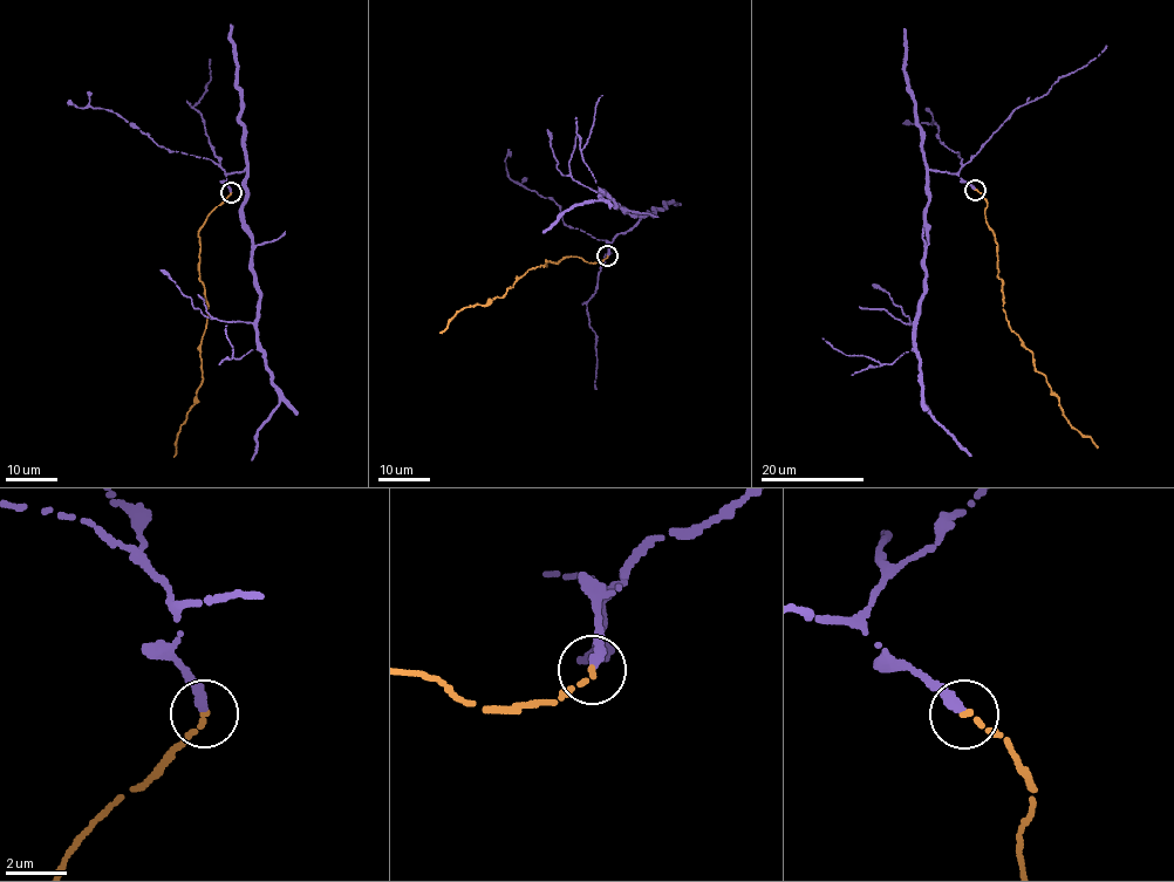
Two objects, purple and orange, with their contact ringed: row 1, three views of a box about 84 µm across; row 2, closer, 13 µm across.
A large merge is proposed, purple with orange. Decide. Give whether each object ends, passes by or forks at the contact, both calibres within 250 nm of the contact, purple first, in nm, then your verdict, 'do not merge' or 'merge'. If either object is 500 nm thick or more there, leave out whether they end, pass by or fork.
purple ends | orange ends | 360/190 nm | merge

